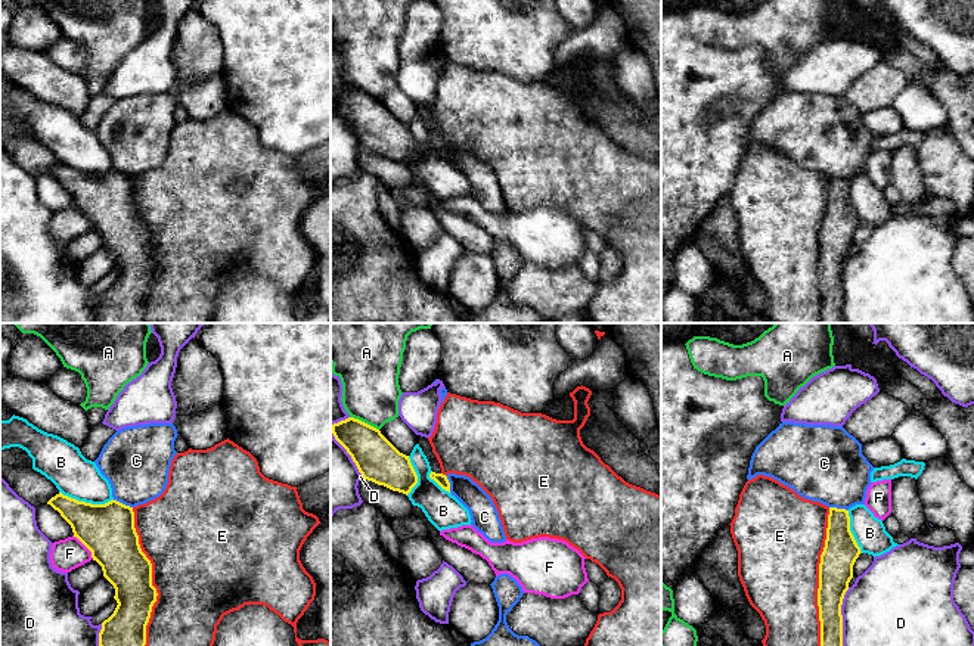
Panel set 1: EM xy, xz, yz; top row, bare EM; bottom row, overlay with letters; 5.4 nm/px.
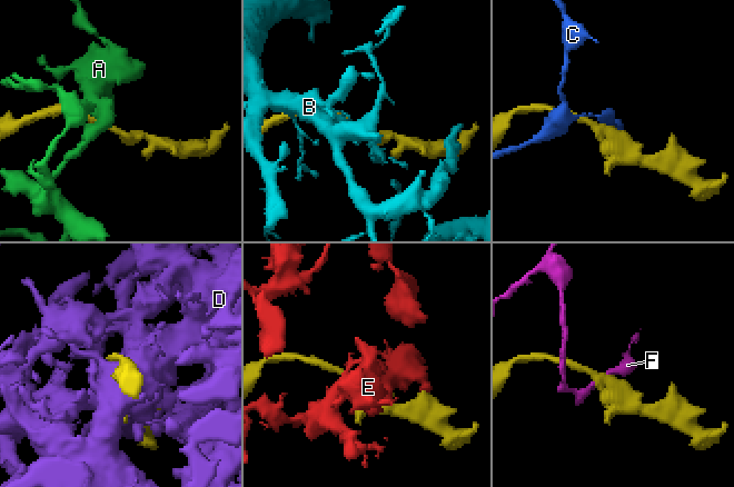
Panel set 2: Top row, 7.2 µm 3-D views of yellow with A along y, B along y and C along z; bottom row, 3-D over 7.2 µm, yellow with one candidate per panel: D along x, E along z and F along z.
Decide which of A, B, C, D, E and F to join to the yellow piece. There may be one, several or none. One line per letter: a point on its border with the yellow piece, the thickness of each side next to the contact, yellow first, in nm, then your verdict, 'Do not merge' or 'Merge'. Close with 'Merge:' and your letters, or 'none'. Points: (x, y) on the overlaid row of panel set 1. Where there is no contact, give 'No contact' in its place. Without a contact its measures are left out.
A: Touches yellow at xz (363, 422). Thickness 240 nm (yellow) against 320 nm. Do not merge
B: Touches yellow at xy (84, 502). Thickness 300 nm (yellow) against 220 nm. Do not merge
C: Touches yellow at xy (121, 503). Thickness 300 nm (yellow) against 380 nm. Do not merge
D: Touches yellow at yz (841, 617). Thickness 180 nm (yellow) against 440 nm. Do not merge
E: Touches yellow at xy (151, 577). Thickness 260 nm (yellow) against 480 nm. Do not merge
F: Touches yellow at xy (84, 544). Thickness 300 nm (yellow) against 170 nm. Do not merge
Merge: none

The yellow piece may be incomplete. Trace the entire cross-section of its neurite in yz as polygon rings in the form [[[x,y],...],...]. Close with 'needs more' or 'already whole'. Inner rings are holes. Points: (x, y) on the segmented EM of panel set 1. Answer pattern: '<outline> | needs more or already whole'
[[[829,507],[826,540],[819,563],[821,646],[843,646],[841,605],[860,553],[850,531],[849,510]]] | already whole

